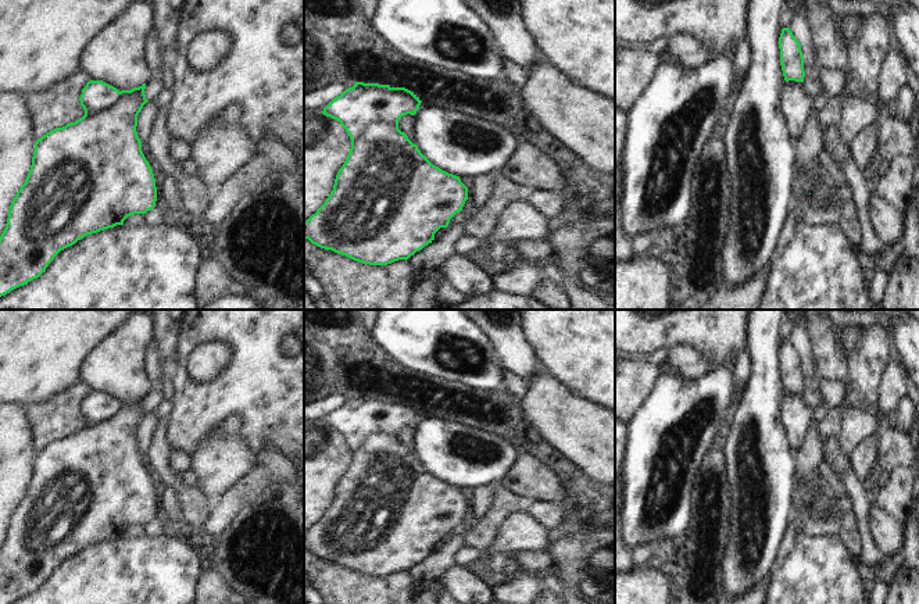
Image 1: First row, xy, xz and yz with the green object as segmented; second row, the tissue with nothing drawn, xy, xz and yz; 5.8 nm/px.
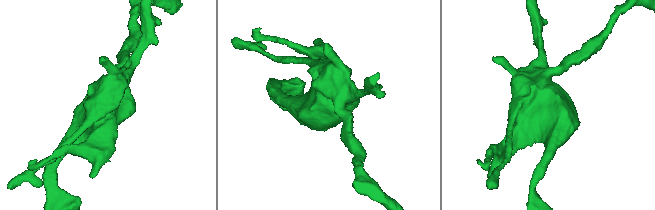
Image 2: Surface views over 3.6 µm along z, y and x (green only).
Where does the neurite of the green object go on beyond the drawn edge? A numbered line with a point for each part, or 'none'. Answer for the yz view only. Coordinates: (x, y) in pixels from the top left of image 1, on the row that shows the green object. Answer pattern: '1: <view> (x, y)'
none

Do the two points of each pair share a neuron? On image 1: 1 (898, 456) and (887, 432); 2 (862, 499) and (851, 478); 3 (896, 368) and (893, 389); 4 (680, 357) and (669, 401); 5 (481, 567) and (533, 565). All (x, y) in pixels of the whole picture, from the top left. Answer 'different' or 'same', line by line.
1: same
2: same
3: same
4: different
5: different

